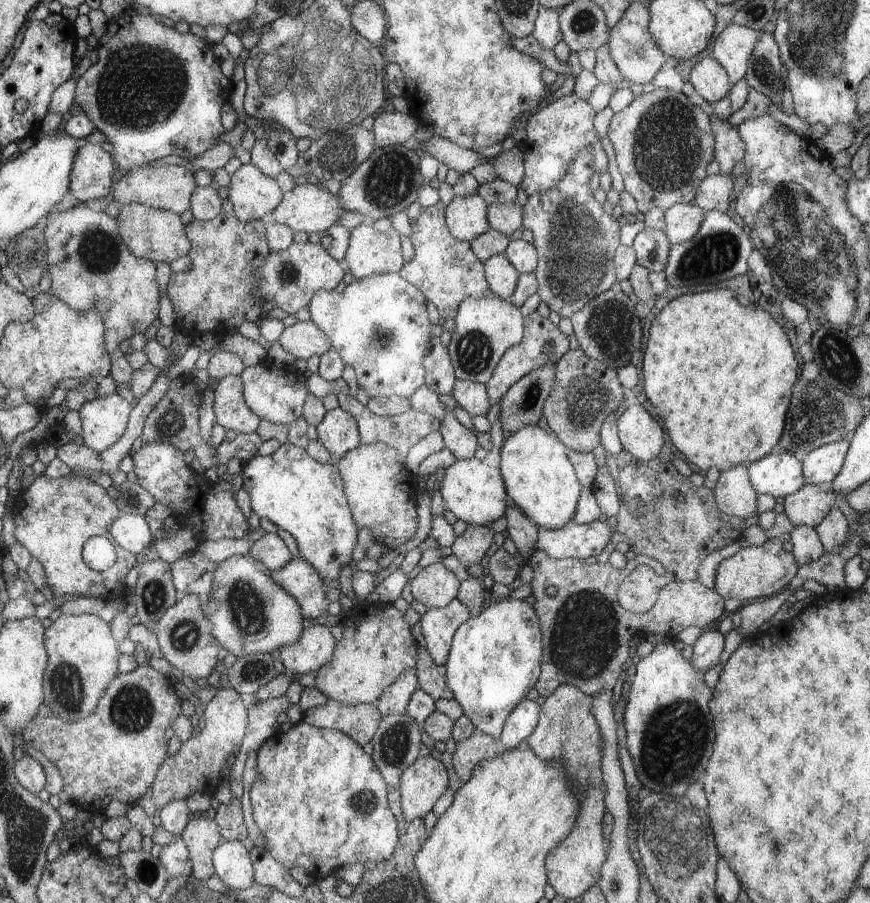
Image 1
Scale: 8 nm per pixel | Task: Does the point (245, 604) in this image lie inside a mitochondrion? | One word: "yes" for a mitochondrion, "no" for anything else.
yes

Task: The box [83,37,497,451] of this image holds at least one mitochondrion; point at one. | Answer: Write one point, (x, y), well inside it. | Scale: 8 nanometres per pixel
(138, 87)

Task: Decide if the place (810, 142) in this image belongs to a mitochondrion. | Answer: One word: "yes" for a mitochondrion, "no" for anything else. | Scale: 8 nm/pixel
no

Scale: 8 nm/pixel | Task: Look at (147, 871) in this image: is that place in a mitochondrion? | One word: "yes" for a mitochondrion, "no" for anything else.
no

